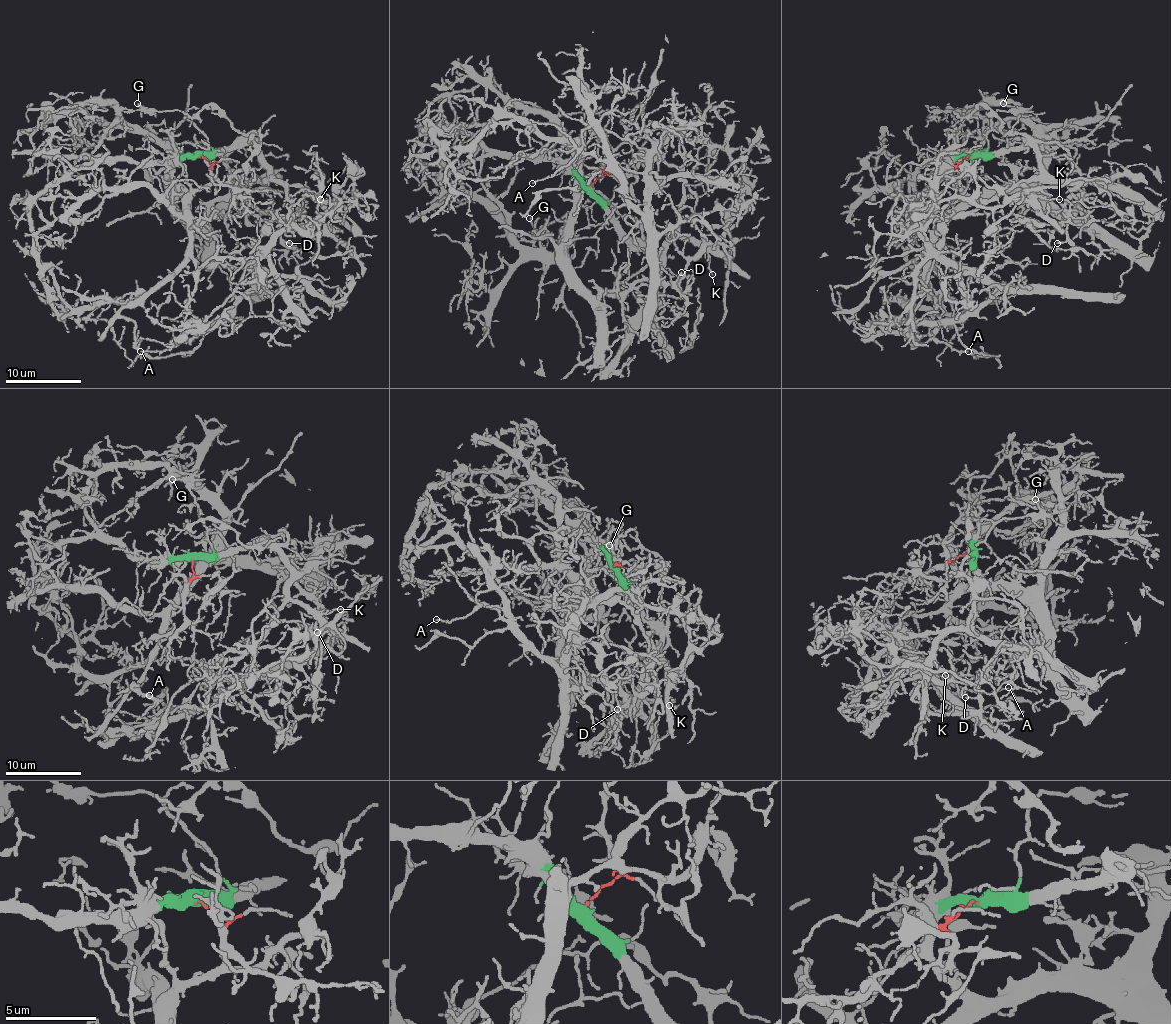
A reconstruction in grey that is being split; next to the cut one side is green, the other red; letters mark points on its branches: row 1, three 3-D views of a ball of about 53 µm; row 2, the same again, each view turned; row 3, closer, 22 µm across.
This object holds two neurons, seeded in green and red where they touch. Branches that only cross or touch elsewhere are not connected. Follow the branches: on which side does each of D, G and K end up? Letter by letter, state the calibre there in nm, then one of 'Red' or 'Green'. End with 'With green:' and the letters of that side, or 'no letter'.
D: Thickness 130 nm. Red
G: Thickness 110 nm. Green
K: Thickness 110 nm. Green
With green: G, K

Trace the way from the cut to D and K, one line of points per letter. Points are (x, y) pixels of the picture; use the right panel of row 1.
D: (970, 156), (951, 173), (964, 194), (1025, 194), (1078, 219), (1080, 201), (1065, 203), (1067, 239), (1057, 243)
K: (972, 156), (998, 156), (1029, 145), (1036, 154), (1040, 173), (1023, 184), (1038, 196), (1059, 200)

